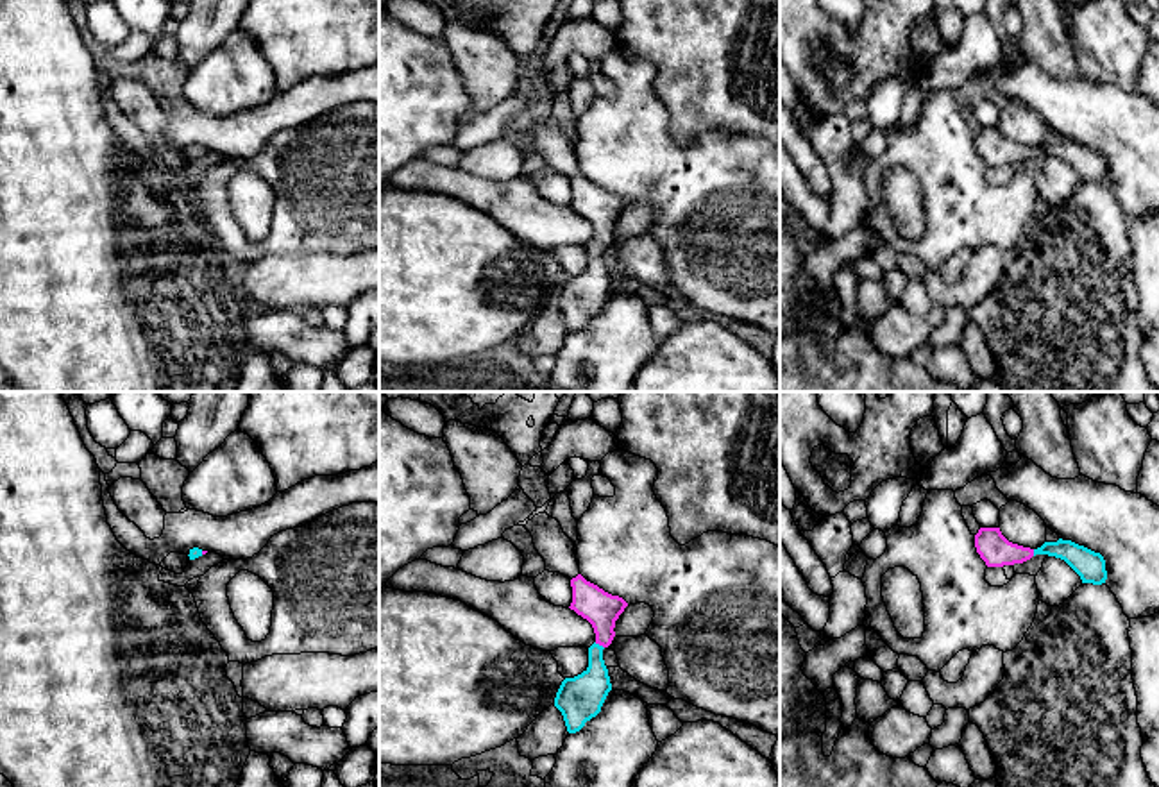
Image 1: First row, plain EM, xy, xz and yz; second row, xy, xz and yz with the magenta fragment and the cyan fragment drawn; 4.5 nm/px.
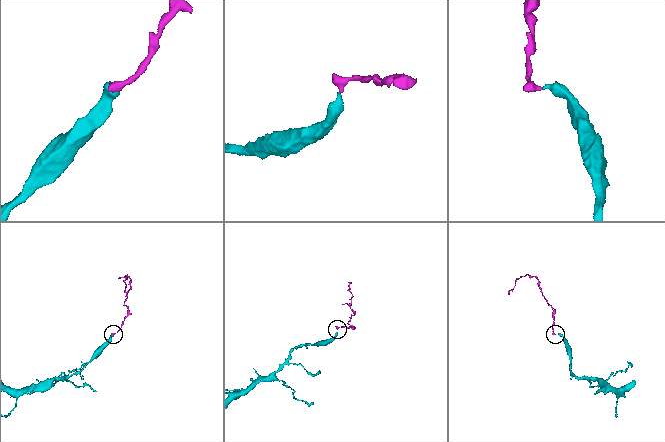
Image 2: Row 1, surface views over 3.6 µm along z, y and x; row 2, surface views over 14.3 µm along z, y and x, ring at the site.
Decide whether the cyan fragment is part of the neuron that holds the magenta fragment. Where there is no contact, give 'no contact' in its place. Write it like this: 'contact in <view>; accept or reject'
contact in xz; accept

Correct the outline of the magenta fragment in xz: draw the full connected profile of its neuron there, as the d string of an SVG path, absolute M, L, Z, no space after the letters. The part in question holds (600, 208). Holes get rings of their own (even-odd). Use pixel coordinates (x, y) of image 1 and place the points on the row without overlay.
M581 173L571 179L571 186L572 202L569 207L587 218L596 233L596 241L588 247L588 267L574 277L565 277L554 297L554 306L562 311L567 331L576 333L601 311L612 290L603 249L612 243L615 220L628 202L587 181Z

